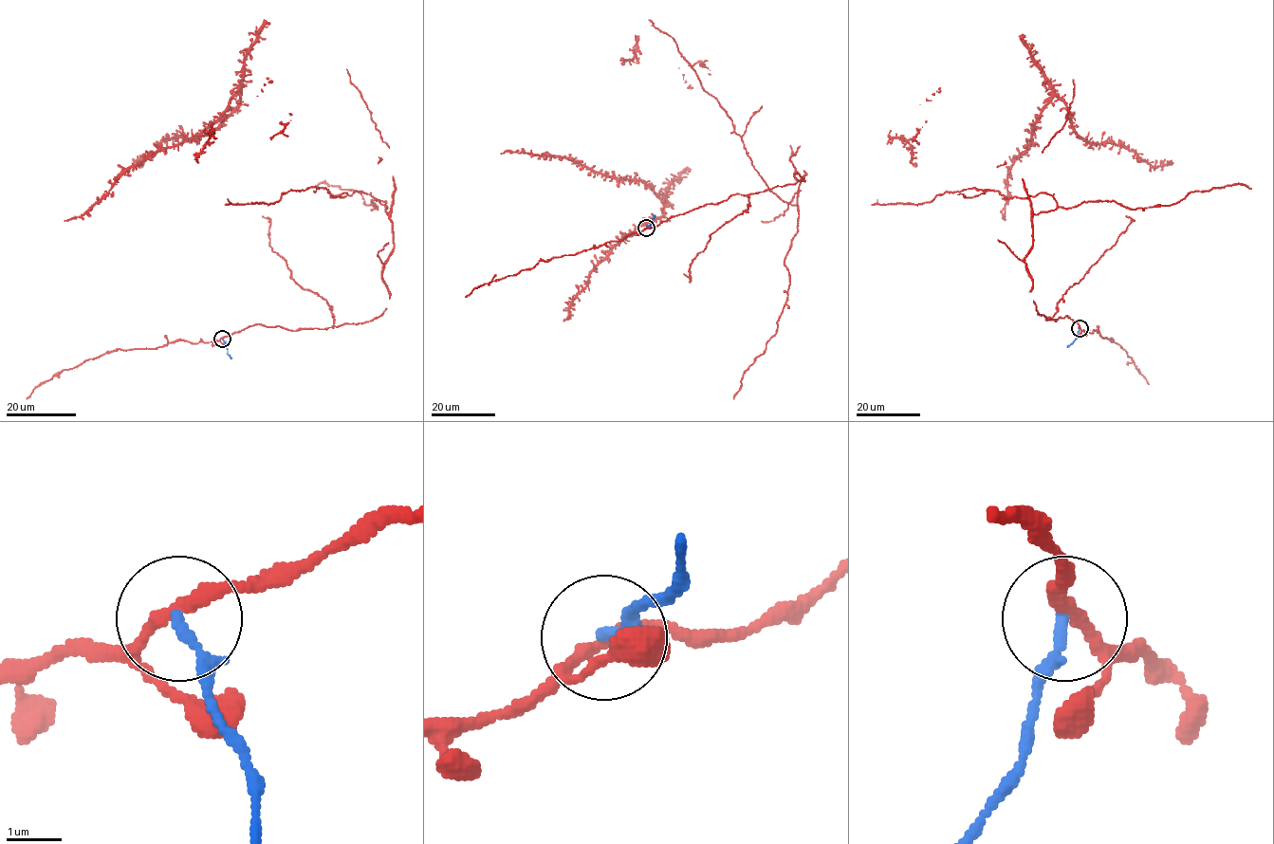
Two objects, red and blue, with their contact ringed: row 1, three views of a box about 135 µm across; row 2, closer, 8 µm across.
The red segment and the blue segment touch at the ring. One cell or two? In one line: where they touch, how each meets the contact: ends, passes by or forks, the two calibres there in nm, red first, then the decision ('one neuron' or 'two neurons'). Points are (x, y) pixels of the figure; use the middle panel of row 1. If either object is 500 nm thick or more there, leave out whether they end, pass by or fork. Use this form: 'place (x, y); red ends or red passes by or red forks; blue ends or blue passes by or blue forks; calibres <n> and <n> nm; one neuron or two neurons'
place (646, 228); red passes by; blue ends; calibres 240 and 190 nm; two neurons

